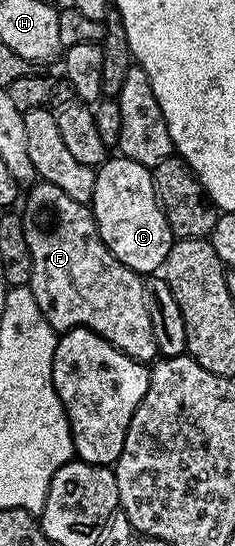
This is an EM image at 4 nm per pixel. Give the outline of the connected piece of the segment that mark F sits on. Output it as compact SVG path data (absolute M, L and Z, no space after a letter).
M42 180L36 181L28 190L31 191L28 194L26 191L21 217L25 224L25 241L28 242L29 252L33 256L33 272L29 285L45 320L57 332L84 326L86 330L97 332L102 338L109 340L109 344L125 352L125 356L144 364L154 363L159 349L157 340L153 340L153 320L149 320L147 297L143 291L144 279L134 274L125 264L118 262L109 252L109 248L101 240L95 226L95 216L88 203L73 200L73 196L61 192L57 184Z

